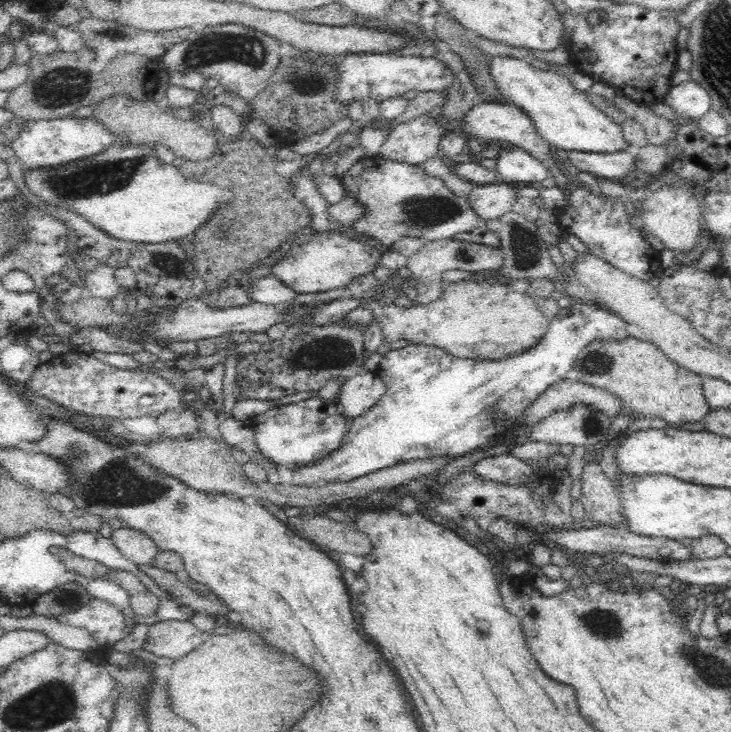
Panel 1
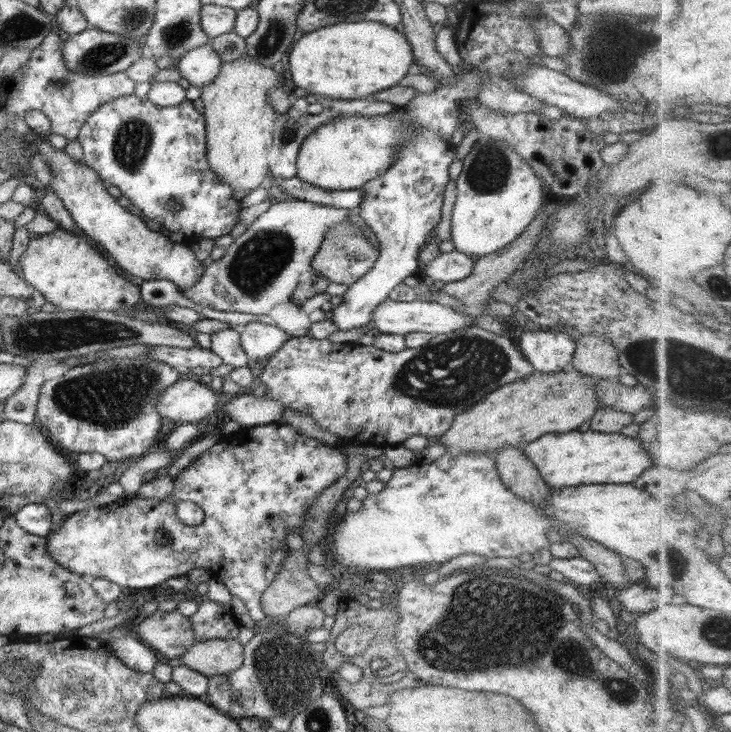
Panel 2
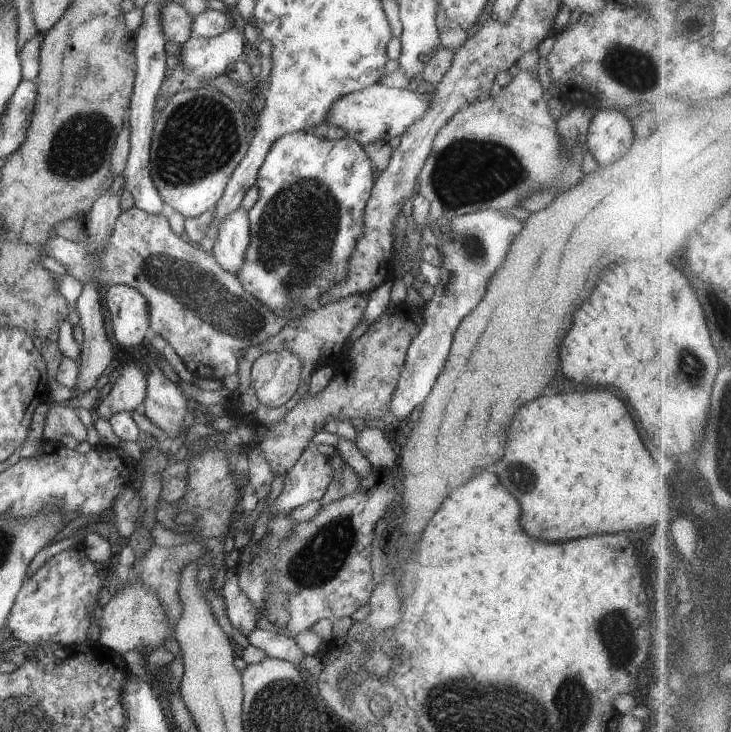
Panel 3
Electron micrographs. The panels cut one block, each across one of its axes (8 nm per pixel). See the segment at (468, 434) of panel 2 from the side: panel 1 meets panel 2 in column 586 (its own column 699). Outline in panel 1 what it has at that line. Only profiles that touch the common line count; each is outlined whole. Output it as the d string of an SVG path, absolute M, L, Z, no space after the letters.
M624 338L624 340L594 340L594 342L590 342L590 345L586 346L574 361L572 368L572 375L575 378L580 379L580 381L592 385L596 388L600 388L602 390L610 391L612 394L618 396L620 400L622 400L622 404L630 410L633 410L638 416L647 416L649 418L661 418L667 422L667 426L677 427L678 425L682 425L682 423L687 422L698 422L702 420L711 409L710 405L705 400L704 391L703 391L703 382L701 379L701 375L696 374L695 372L690 372L681 366L678 366L675 362L672 362L662 351L660 351L656 346L653 346L650 342L645 342L644 340L639 340L638 338Z

